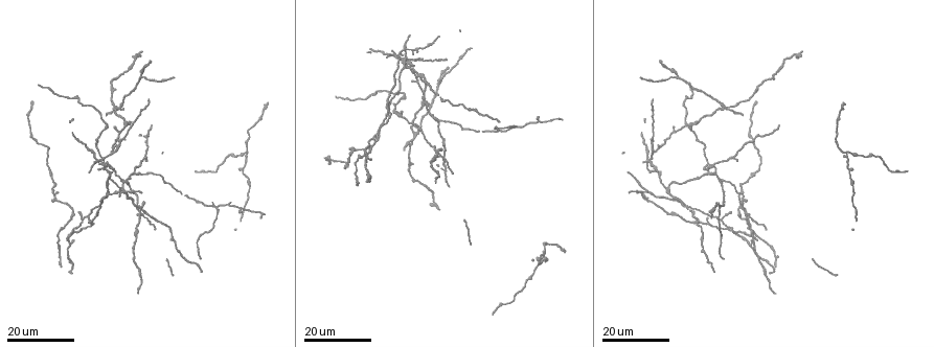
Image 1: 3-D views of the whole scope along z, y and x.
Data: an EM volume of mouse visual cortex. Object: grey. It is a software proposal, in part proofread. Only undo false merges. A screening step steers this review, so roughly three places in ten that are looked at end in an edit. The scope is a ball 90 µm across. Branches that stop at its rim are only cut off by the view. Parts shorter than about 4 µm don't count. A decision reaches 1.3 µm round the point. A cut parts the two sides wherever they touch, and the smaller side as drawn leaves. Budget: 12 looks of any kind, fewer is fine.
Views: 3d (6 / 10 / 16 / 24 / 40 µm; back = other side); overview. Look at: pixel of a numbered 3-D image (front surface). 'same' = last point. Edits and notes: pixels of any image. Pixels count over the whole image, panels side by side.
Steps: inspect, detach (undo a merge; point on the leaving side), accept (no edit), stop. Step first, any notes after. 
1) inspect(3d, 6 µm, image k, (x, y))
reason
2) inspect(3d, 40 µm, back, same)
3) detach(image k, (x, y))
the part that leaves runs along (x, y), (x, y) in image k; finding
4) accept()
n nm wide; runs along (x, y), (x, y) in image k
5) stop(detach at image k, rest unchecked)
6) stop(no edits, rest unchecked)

inspect(3d, 16 µm, image 1, (845, 151))
branch point

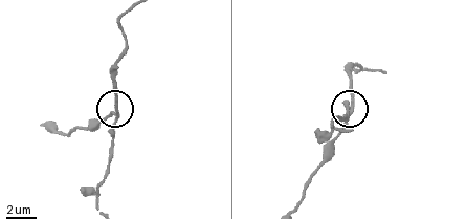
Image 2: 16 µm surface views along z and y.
inspect(3d, 10 µm, image 2, (351, 111))

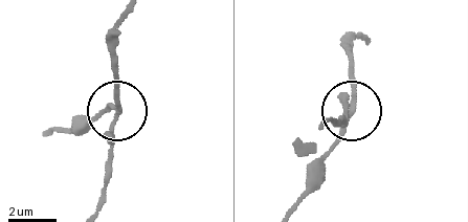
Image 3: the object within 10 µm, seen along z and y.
detach(image 3, (106, 111))
the part that leaves runs along (353, 108), (321, 178), (295, 208) in image 3; two neurons meet here

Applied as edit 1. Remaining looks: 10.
inspect(3d, 16 µm, image 1, (748, 237))
thick turns thin

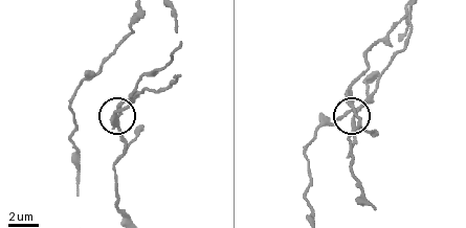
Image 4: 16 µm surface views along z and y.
inspect(3d, 10 µm, image 4, (118, 106))

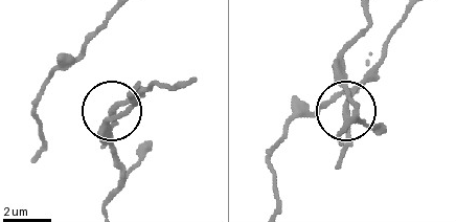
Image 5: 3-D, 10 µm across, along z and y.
accept()
all the same neuron

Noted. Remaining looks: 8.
inspect(3d, 16 µm, image 1, (138, 211))
four-way junction

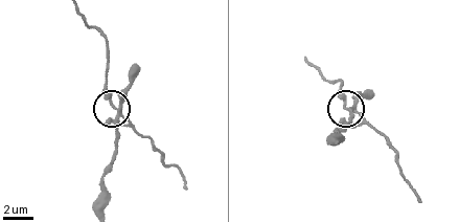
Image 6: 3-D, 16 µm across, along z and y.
inspect(3d, 10 µm, image 6, (352, 108))

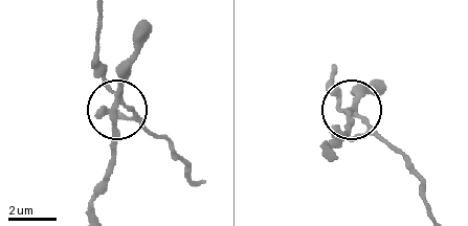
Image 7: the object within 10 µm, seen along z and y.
detach(image 7, (115, 131))
220 nm wide; the part that leaves runs along (119, 100), (95, 207) in image 7; a second neuron is stuck on

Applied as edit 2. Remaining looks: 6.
inspect(overview)

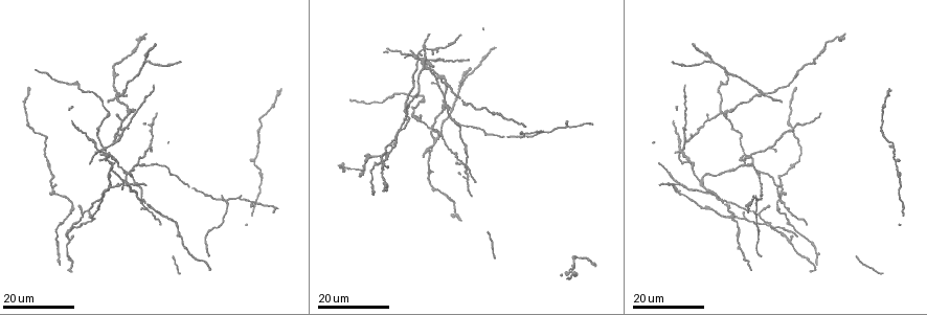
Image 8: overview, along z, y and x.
inspect(3d, 24 µm, image 8, (424, 124))
side arm on a straight run

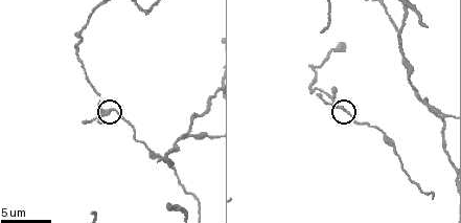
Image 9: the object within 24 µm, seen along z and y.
inspect(3d, 6 µm, image 9, (345, 109))

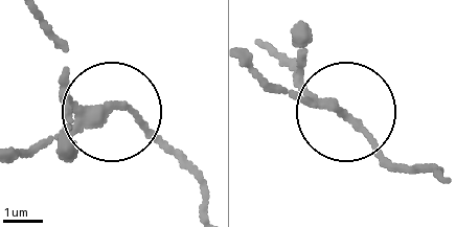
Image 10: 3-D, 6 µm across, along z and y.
accept()
190 nm wide; runs along (336, 108), (409, 167) in image 10; continuous, no second neuron

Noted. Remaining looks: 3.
inspect(3d, 16 µm, image 8, (202, 191))
calibre changes

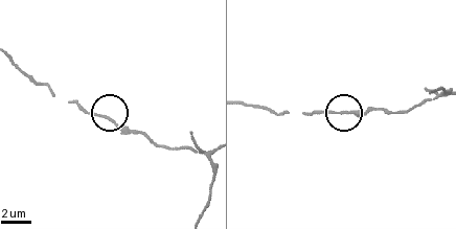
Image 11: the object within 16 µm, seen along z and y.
inspect(3d, 10 µm, image 11, (344, 111))

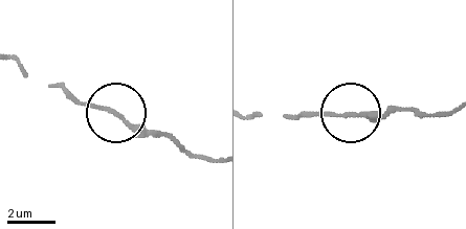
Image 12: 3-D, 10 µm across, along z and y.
accept()
150 nm wide; runs along (252, 116), (415, 111) in image 12; continuous, no second neuron

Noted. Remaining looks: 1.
stop(detach at image 3, detach at image 7, rest unchecked)

